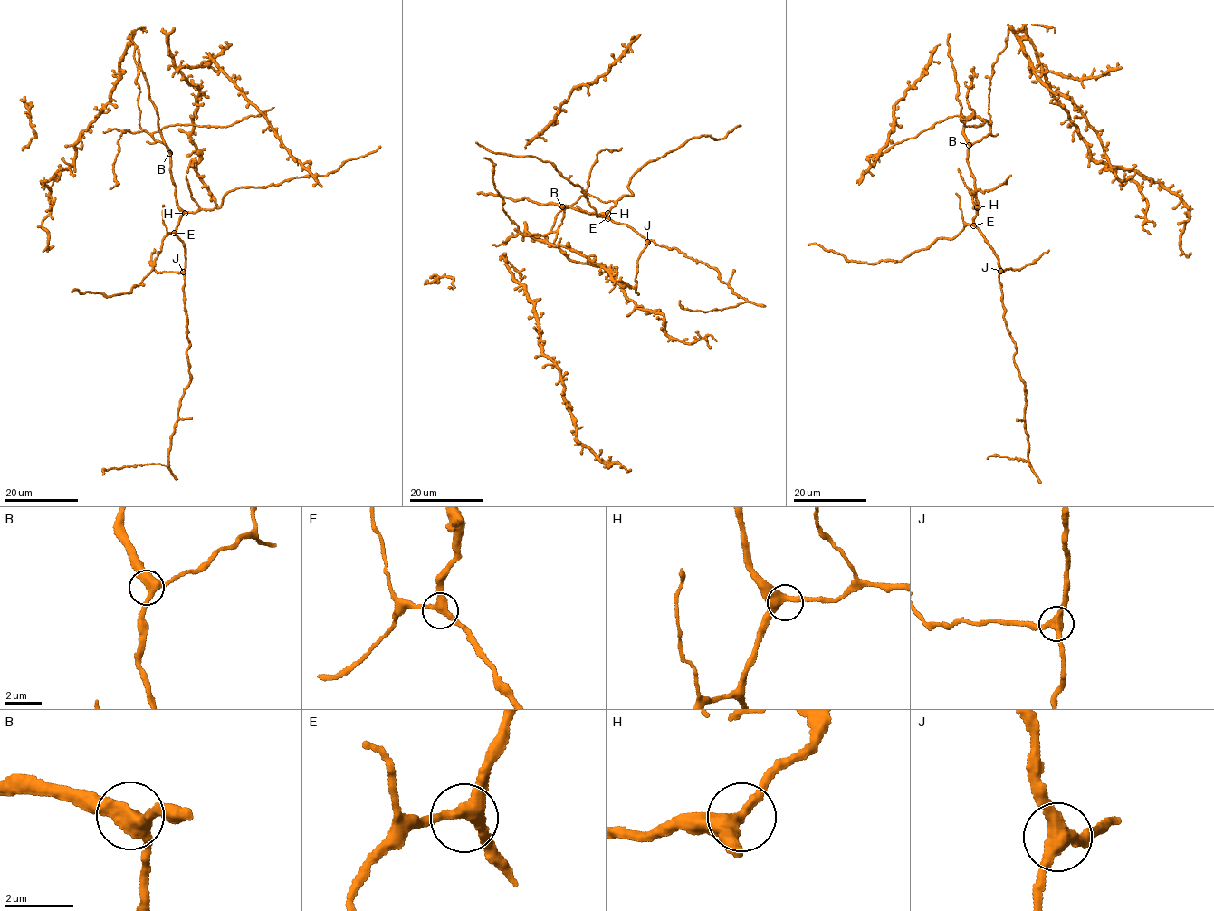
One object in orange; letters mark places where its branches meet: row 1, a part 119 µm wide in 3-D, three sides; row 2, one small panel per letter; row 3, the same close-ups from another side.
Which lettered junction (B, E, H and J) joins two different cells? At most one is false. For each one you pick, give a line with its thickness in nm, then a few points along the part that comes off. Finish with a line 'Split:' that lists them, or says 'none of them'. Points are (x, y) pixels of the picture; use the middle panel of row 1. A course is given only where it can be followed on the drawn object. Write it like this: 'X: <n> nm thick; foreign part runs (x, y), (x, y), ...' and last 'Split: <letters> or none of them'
Split: none of them

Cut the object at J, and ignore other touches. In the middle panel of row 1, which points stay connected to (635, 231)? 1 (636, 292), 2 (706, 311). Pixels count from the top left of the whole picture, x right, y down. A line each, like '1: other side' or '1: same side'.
1: other side
2: other side

